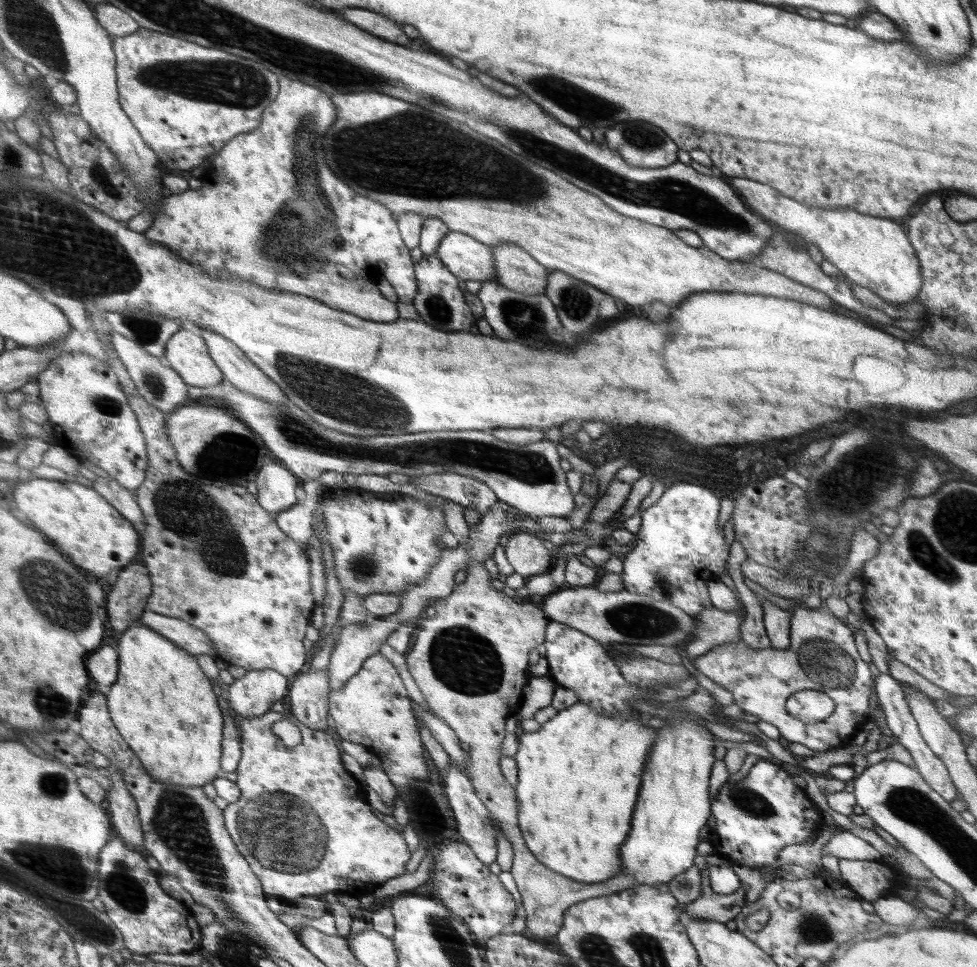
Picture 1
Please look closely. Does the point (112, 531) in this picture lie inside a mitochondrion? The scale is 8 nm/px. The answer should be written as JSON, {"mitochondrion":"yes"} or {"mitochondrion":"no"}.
{"mitochondrion":"no"}

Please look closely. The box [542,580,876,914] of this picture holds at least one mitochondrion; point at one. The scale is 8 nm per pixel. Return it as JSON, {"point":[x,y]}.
{"point":[824,661]}

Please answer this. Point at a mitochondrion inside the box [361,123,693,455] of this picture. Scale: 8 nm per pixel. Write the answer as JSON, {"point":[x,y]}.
{"point":[527,320]}

